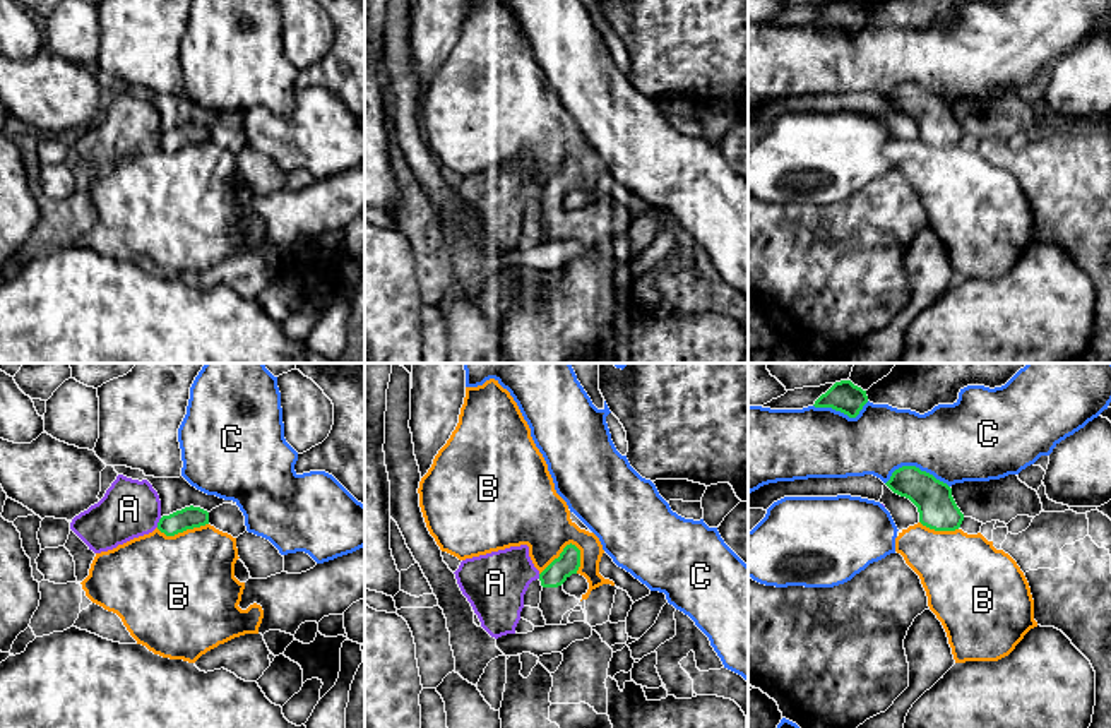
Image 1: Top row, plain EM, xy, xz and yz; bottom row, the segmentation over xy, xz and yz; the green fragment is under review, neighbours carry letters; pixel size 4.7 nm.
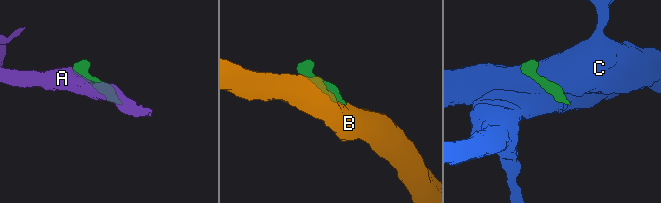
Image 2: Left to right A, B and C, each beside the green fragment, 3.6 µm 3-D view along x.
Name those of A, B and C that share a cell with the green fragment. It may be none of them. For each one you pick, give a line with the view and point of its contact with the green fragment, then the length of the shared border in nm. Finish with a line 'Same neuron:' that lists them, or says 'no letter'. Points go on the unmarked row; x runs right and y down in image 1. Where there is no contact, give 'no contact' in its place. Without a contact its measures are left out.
Same neuron: no letter

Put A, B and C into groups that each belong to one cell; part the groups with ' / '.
A / B / C

